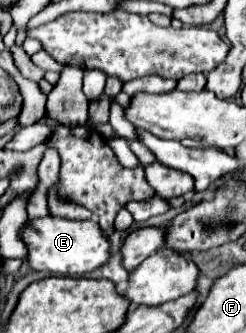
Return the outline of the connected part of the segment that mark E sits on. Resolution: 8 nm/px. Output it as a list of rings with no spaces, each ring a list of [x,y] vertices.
[[[38,218],[22,230],[22,238],[30,248],[32,270],[46,270],[60,276],[84,276],[102,268],[110,260],[110,240],[94,220],[64,220],[64,218]]]

